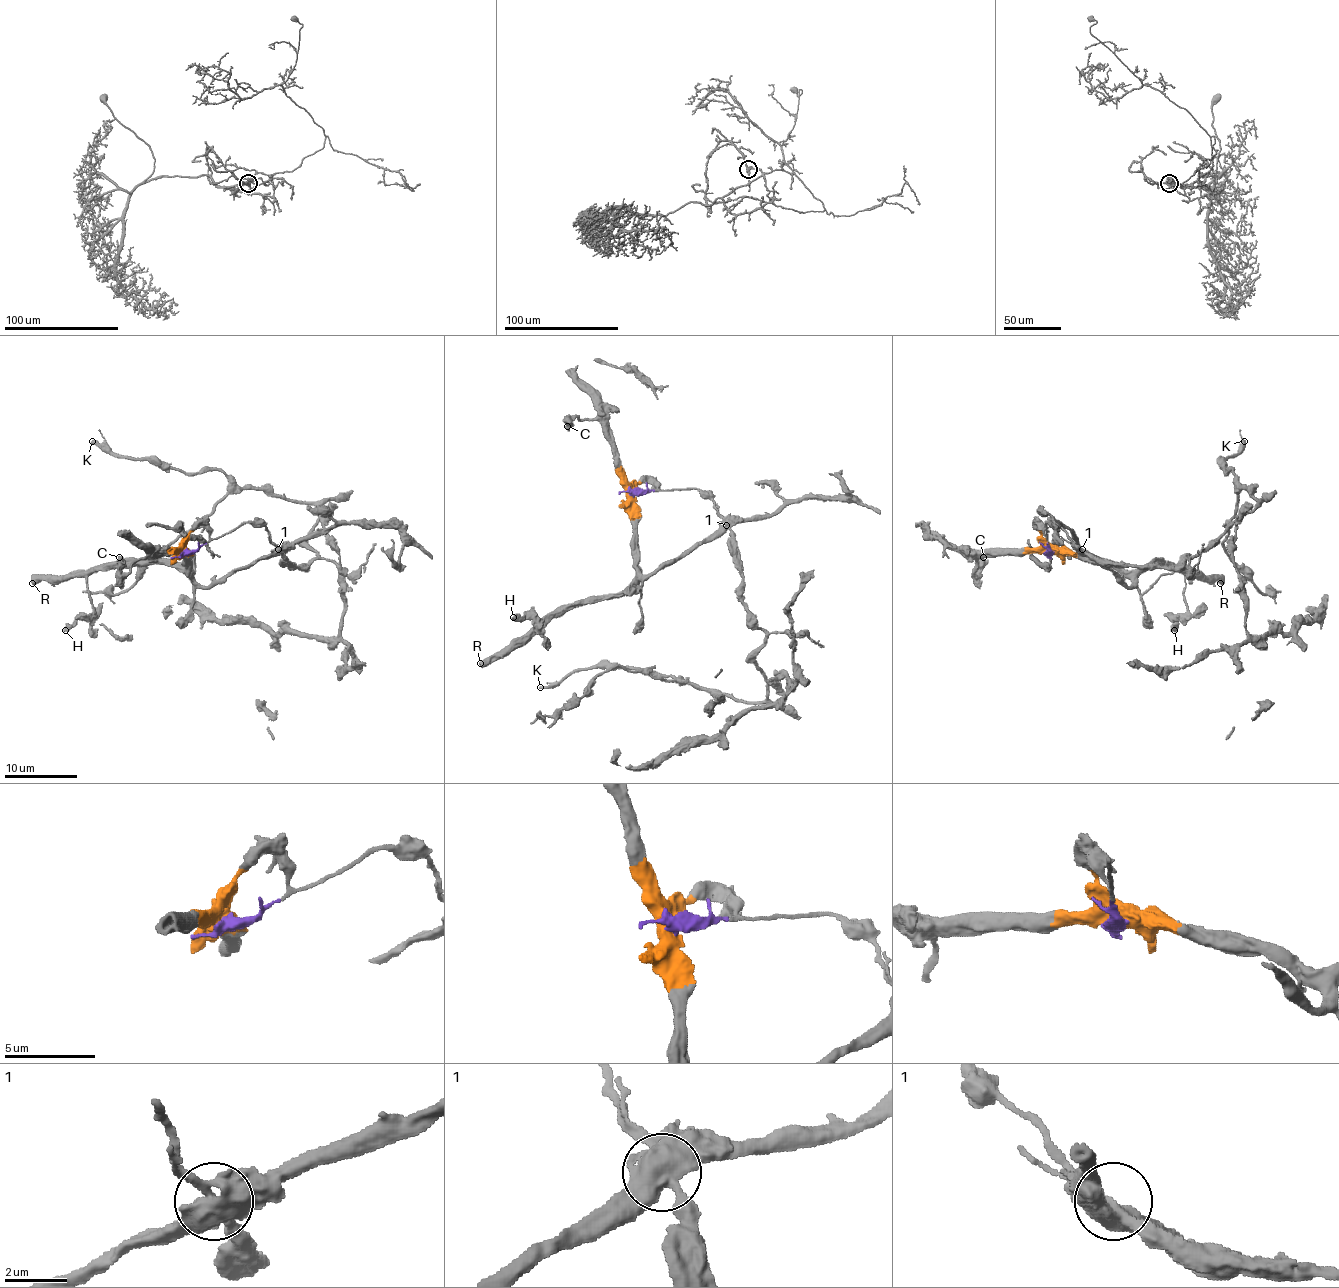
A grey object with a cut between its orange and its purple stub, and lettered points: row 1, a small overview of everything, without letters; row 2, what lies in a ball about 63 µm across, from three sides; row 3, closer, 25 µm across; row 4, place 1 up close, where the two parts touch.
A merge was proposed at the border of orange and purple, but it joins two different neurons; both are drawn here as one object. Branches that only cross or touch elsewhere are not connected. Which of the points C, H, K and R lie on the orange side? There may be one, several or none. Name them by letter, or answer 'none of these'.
C, H, R

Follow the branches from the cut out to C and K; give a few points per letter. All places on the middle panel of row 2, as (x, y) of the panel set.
C: (630, 492), (623, 479), (614, 437), (595, 419), (576, 417), (568, 419), (566, 426)
K: (630, 492), (695, 488), (724, 519), (742, 604), (766, 635), (755, 657), (766, 698), (610, 667), (539, 687)

